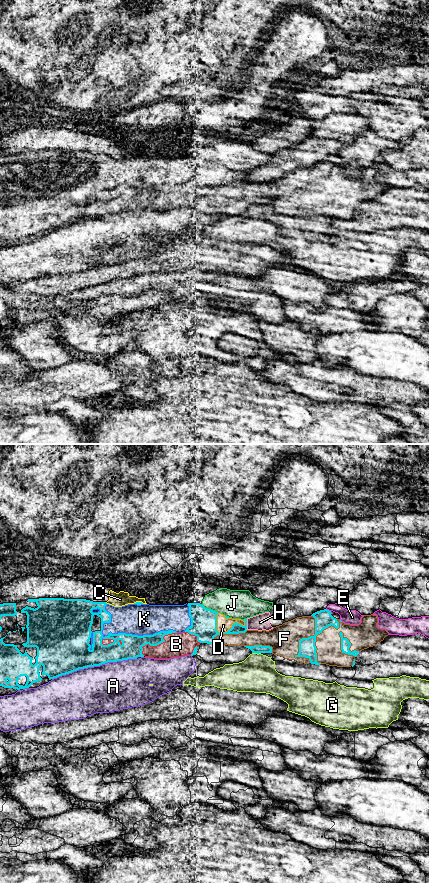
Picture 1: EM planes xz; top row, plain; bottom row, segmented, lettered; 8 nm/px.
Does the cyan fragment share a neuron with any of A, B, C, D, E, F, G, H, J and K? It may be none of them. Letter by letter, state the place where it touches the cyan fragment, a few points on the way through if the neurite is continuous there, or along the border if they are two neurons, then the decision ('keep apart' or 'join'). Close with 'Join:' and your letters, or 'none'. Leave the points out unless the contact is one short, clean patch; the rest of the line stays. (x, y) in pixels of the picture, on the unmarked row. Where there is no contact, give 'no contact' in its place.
A: contact xz (94, 217); keep apart
B: contact xz (158, 196); keep apart
C: contact xz (138, 154); keep apart
D: contact xz (232, 178); join
E: contact xz (328, 162); keep apart
F: contact xz (314, 187); keep apart
G: contact xz (256, 204); keep apart
H: contact xz (246, 176); keep apart
J: contact xz (210, 161); keep apart
K: contact xz (124, 185); keep apart
Join: D

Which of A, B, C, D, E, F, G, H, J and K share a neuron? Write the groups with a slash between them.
A / B F / C J K / D / E / G / H

